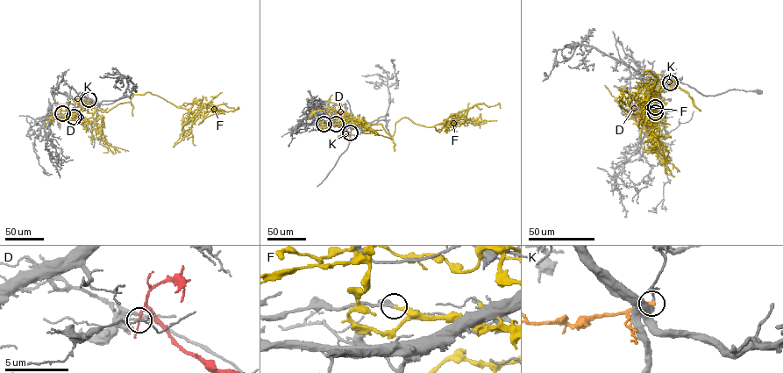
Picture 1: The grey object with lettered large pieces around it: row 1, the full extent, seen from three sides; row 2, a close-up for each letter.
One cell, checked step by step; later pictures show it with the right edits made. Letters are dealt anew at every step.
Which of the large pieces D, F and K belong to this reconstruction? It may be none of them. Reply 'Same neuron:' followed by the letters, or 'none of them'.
Same neuron: none of them

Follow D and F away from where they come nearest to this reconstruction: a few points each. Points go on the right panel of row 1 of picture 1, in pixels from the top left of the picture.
D: (655, 113), (651, 123), (637, 121), (633, 113), (635, 102)
F: (655, 107), (647, 116), (655, 89), (678, 86), (663, 75), (643, 73), (658, 81), (648, 111), (628, 97)

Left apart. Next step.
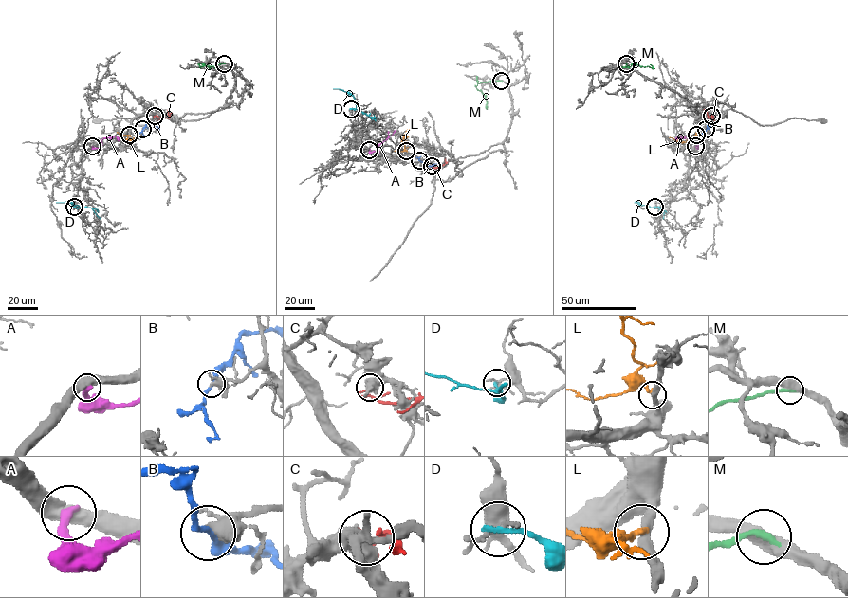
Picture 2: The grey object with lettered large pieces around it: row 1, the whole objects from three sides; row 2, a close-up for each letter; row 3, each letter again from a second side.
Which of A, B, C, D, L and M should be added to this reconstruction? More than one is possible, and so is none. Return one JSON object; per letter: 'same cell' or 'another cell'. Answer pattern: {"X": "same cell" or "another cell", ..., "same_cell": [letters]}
{"A": "another cell", "B": "another cell", "C": "another cell", "D": "another cell", "L": "another cell", "M": "another cell", "same_cell": []}

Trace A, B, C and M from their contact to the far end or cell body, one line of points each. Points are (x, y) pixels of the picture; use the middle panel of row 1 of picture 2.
A: (369, 150), (377, 153), (378, 146), (396, 130)
B: (419, 160), (430, 166), (436, 164)
C: (432, 166), (440, 167), (447, 162), (446, 158)
M: (501, 81), (477, 84), (477, 89), (485, 96), (486, 104)

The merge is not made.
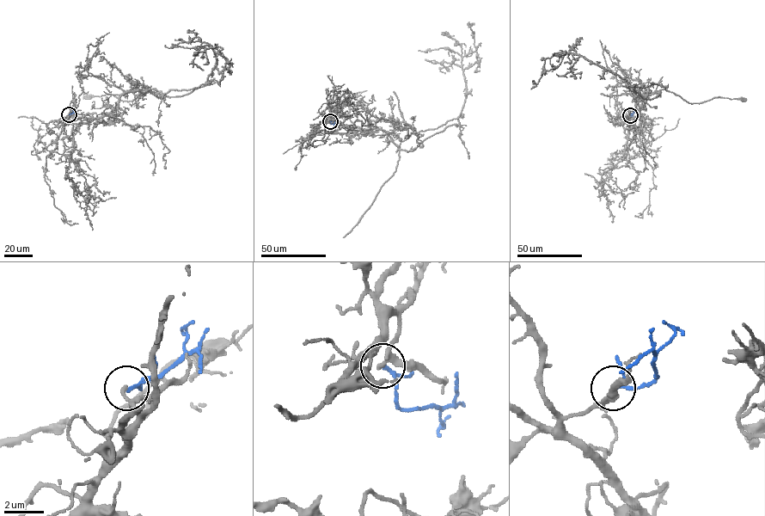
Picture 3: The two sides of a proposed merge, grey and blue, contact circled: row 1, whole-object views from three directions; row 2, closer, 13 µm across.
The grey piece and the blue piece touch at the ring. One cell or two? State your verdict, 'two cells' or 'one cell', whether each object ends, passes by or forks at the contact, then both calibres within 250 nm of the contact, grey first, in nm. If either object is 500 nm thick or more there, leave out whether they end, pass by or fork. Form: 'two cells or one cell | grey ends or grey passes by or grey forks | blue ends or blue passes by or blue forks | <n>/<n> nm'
two cells | grey ends | blue passes by | 190/130 nm

